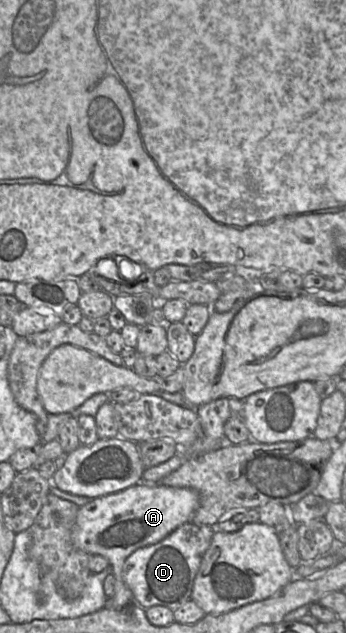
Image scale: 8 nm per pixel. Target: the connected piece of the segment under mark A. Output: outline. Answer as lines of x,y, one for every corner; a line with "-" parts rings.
143,481
119,492
91,499
79,507
72,530
73,544
87,554
106,557
115,577
114,594
107,598
106,607
119,609
135,604
133,593
123,580
126,559
135,550
160,542
179,526
190,522
198,507
199,495
192,489

